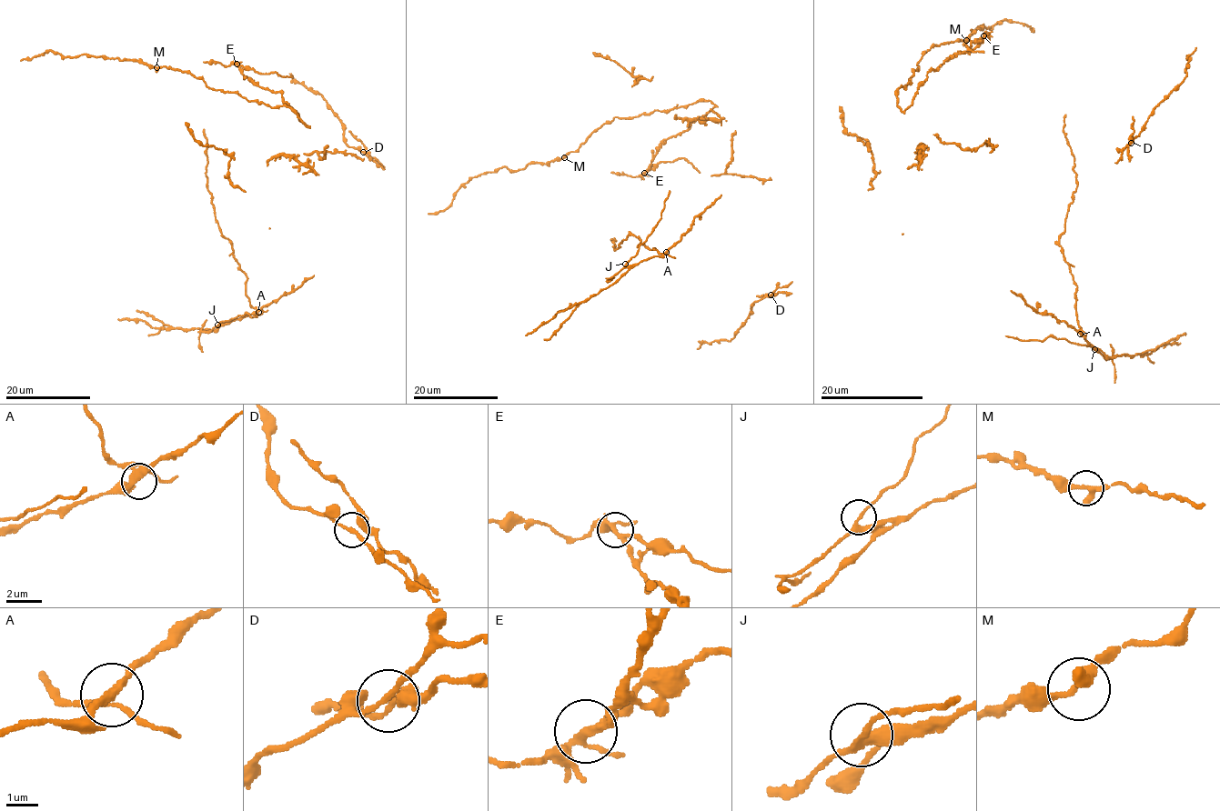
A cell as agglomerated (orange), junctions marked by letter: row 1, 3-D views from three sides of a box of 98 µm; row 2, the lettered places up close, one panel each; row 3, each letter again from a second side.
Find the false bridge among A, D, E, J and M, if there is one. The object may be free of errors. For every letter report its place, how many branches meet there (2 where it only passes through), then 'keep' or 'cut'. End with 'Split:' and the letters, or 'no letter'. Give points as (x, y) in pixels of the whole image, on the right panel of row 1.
A: at (1080, 334); 4 branches meet; keep
D: at (1131, 143); 4 branches meet; keep
E: at (983, 35); 4 branches meet; cut
J: at (1094, 349); 3 branches meet; keep
M: at (966, 40); 3 branches meet; keep
Split: E

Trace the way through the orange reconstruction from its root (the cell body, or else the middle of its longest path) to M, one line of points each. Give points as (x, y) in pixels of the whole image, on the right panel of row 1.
M: (982, 41), (932, 69), (902, 112), (897, 90), (904, 88), (920, 58), (934, 45), (966, 40)

